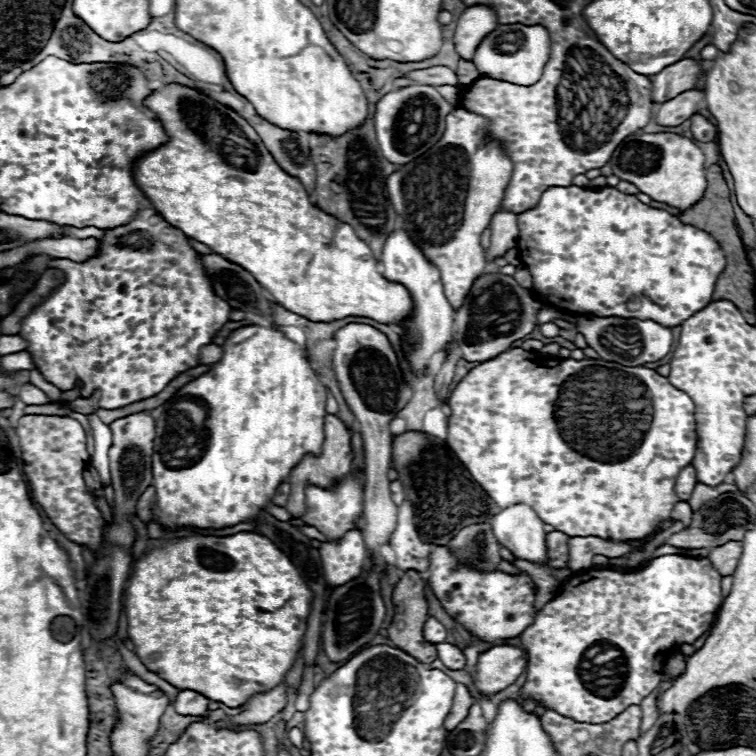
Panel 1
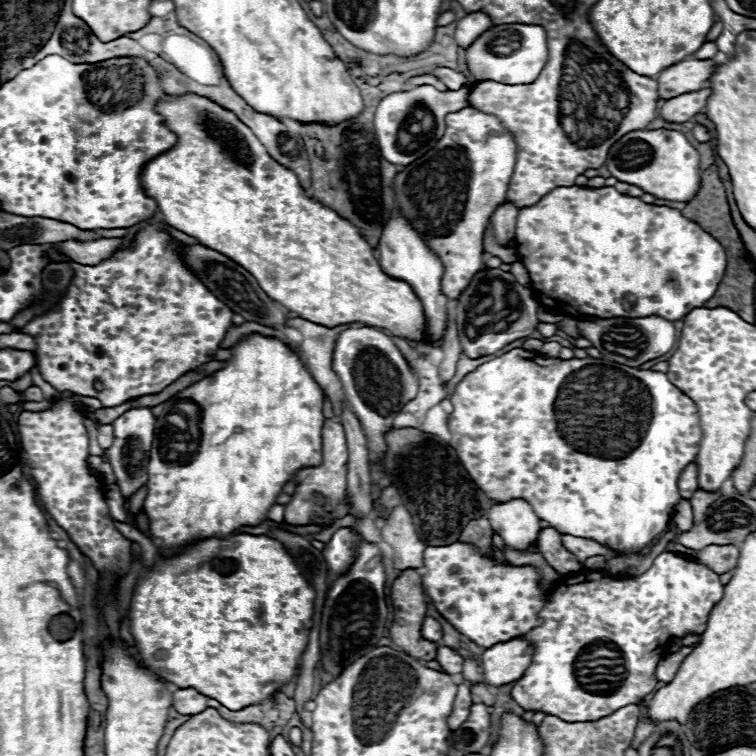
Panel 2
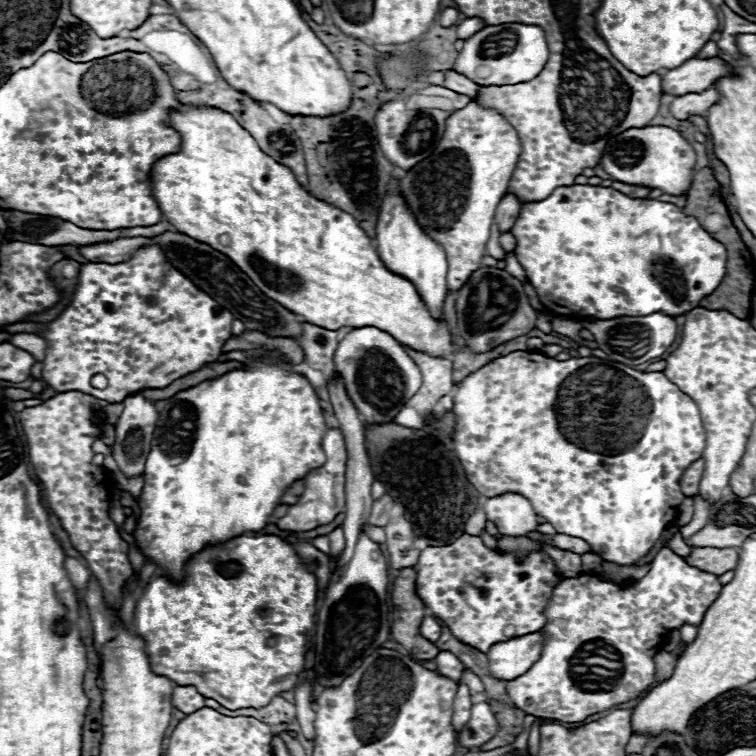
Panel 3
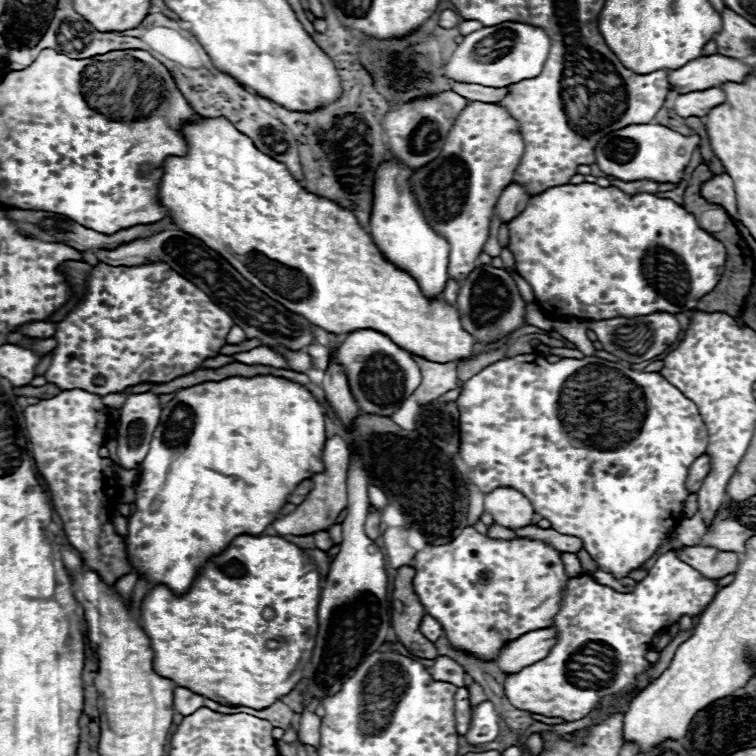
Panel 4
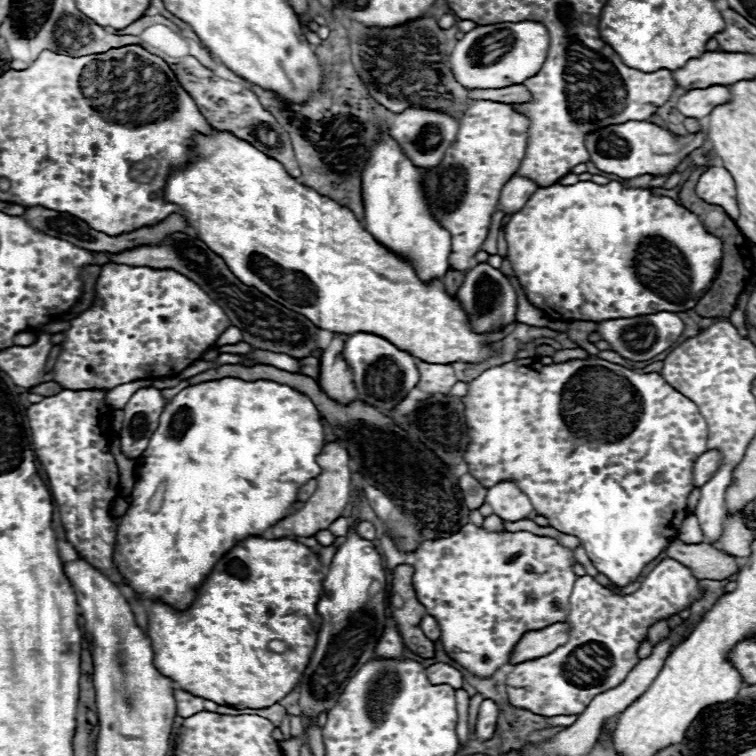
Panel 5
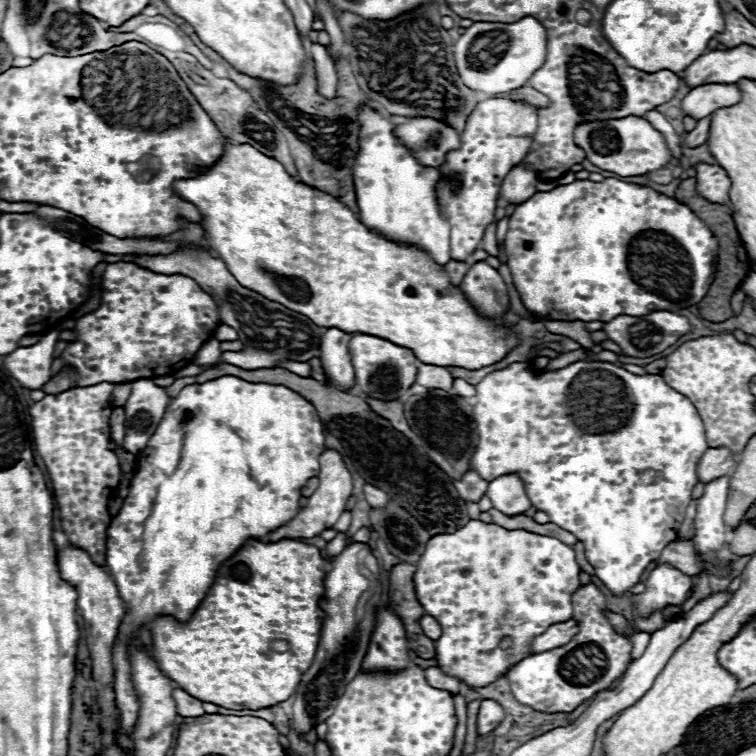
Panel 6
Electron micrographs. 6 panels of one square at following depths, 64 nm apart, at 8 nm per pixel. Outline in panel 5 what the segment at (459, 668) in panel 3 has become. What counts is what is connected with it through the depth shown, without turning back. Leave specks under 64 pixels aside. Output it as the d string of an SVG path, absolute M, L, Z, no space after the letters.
M438 662L438 664L434 664L434 666L428 666L426 670L428 670L428 678L432 678L432 682L436 682L436 684L440 684L440 682L450 684L450 686L456 688L456 690L462 688L464 676L462 676L462 672L460 672L458 668L454 668L452 664L448 664L448 662Z

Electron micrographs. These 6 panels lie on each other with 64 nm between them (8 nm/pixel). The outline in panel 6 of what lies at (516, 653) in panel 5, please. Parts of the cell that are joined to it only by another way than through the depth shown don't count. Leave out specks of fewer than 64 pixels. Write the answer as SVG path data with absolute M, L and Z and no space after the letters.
M568 620L568 622L558 622L558 624L552 624L548 626L546 632L534 636L532 644L530 644L530 654L540 654L540 652L548 652L548 650L554 650L558 646L564 646L572 640L572 636L576 634L578 626L574 620Z

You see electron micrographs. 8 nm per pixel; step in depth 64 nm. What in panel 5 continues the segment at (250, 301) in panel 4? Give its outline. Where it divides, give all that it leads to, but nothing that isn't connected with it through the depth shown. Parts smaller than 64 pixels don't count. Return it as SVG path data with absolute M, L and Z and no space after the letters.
M174 232L164 240L160 240L156 246L136 246L132 250L124 250L118 254L104 254L104 256L116 264L170 268L194 280L220 308L224 308L232 326L238 326L242 330L244 342L248 342L252 350L270 350L270 352L288 354L292 358L306 358L312 354L312 350L318 348L316 326L310 320L306 320L302 314L296 314L280 306L278 302L258 292L256 288L242 284L226 266L226 262L194 236L188 236L184 232Z

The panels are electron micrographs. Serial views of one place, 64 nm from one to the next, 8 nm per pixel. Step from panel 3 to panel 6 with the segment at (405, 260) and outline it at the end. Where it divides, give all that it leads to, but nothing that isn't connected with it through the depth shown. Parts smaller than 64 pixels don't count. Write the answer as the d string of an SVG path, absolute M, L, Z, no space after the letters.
M364 108L360 112L360 152L354 166L360 222L388 240L420 246L436 264L444 266L450 260L450 226L434 198L434 184L440 172L420 166L392 130L394 124L374 110Z

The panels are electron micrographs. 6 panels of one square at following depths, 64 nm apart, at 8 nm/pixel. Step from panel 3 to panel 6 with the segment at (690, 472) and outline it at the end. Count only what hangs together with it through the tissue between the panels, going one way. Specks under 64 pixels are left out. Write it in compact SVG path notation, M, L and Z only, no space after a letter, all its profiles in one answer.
M708 448L700 462L698 462L698 480L700 482L710 482L712 478L720 478L724 474L730 474L734 468L736 468L736 462L738 458L732 458L730 450L726 448Z

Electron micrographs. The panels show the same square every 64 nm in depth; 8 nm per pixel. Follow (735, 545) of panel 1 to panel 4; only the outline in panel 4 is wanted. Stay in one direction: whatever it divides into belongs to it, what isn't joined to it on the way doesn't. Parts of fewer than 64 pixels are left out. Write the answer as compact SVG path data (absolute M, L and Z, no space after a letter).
M686 546L682 552L676 552L682 562L692 566L694 570L700 570L706 578L722 578L726 574L736 572L738 568L738 554L736 552L724 552L710 546Z

